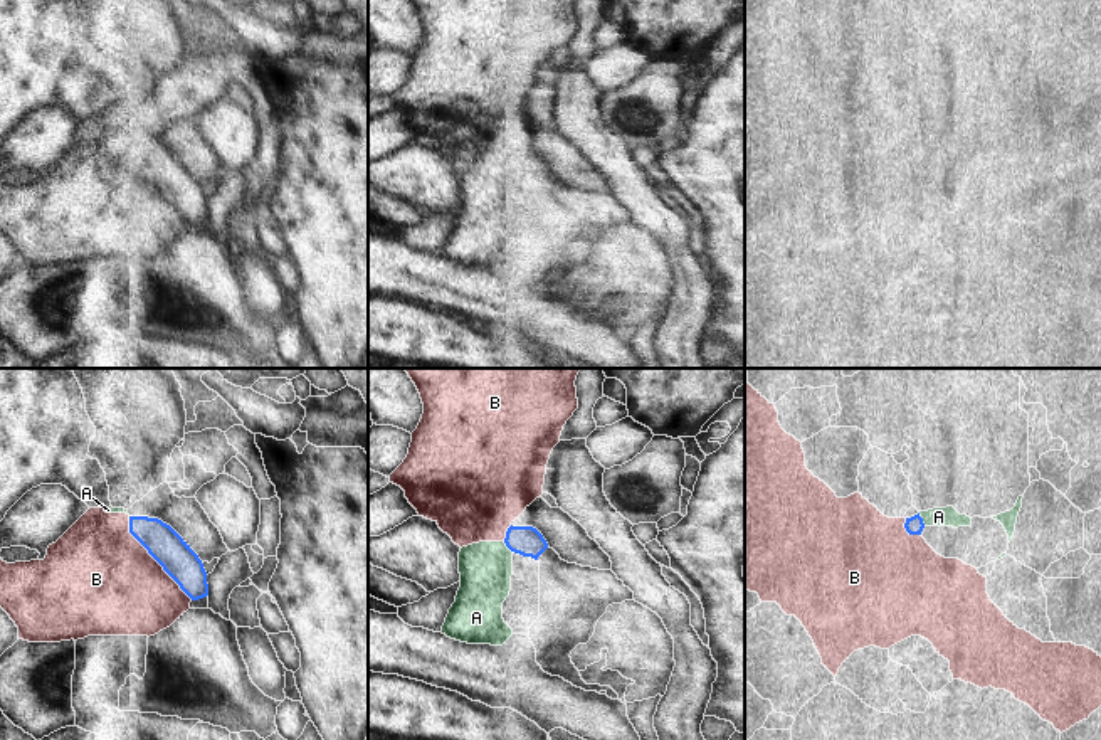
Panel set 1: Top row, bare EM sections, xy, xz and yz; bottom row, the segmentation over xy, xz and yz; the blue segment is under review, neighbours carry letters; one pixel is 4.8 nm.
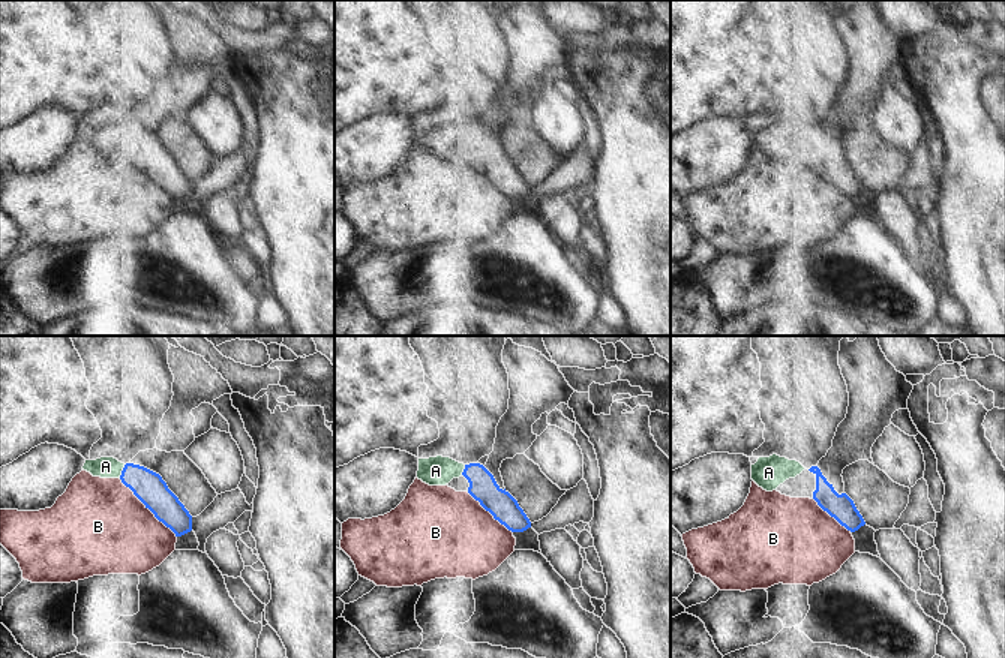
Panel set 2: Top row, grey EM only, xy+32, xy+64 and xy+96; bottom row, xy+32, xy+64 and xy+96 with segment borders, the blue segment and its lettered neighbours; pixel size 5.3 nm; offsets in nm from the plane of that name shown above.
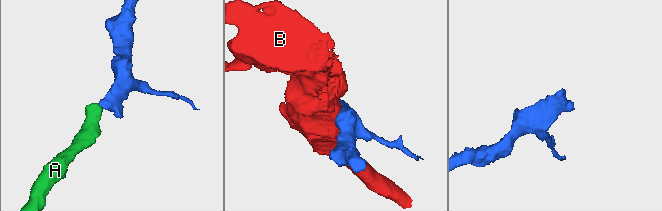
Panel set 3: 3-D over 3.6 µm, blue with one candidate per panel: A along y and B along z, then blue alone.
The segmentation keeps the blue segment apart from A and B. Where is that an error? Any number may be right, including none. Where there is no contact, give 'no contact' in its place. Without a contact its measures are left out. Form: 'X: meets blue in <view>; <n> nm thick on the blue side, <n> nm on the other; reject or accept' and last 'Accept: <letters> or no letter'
A: meets blue in yz; 90 nm thick on the blue side, 100 nm on the other; accept
B: meets blue in xy; 170 nm thick on the blue side, 480 nm on the other; reject
Accept: A

